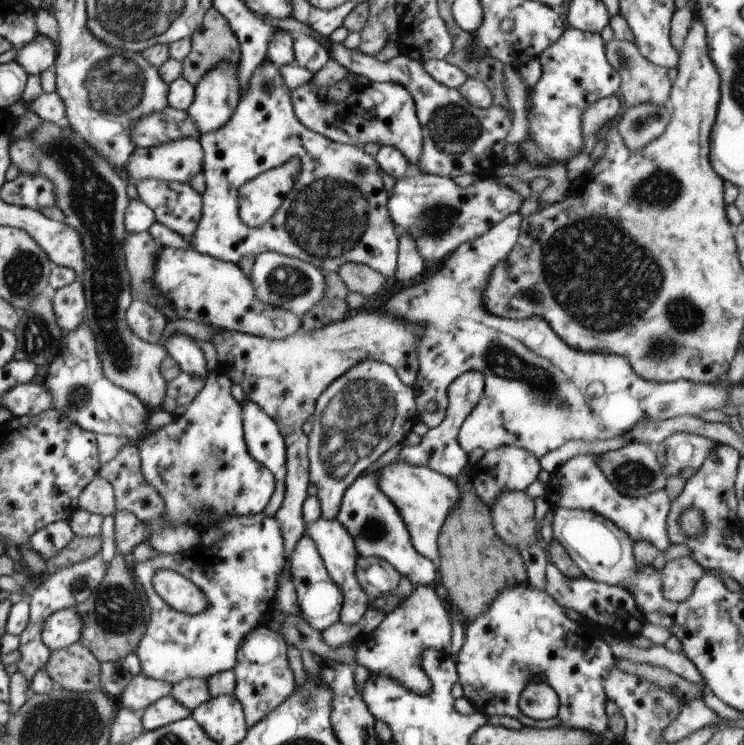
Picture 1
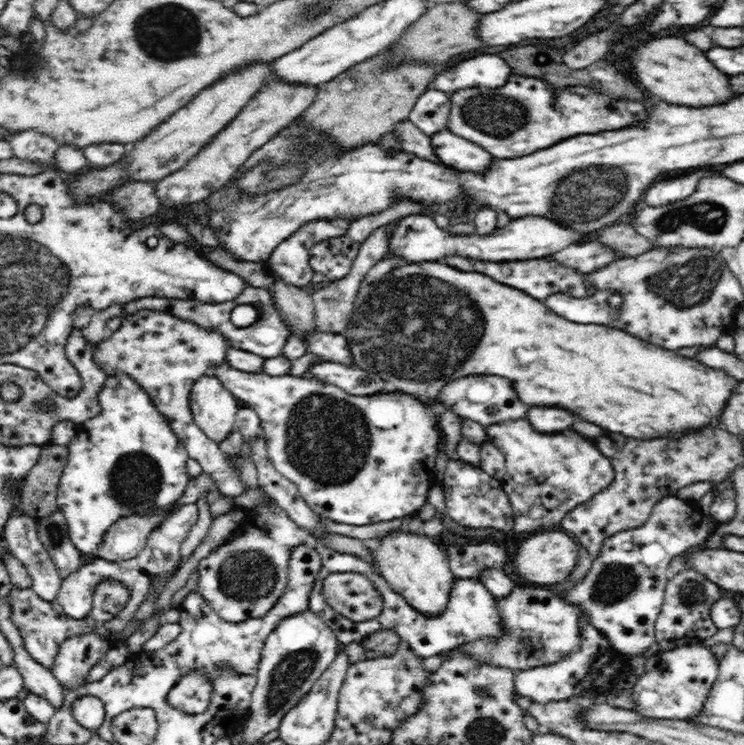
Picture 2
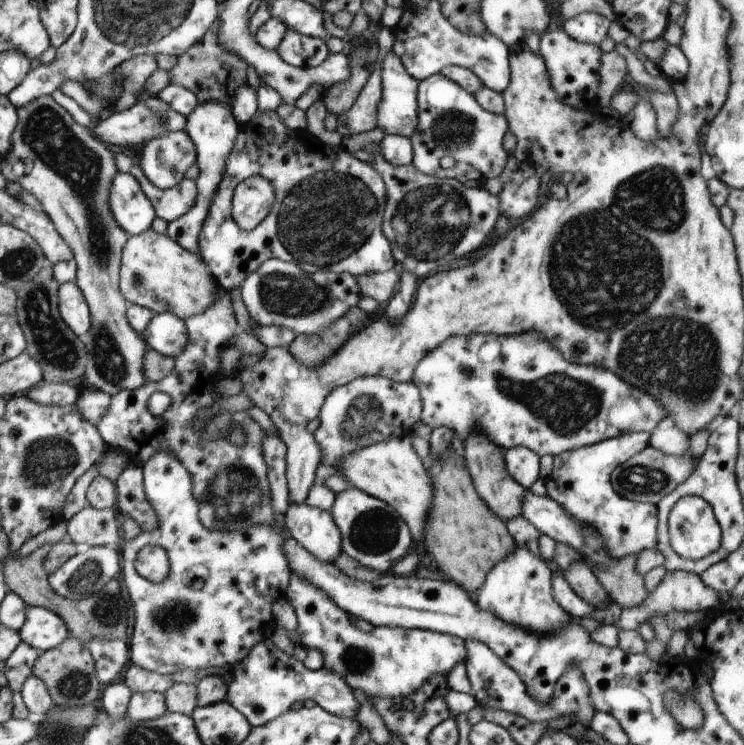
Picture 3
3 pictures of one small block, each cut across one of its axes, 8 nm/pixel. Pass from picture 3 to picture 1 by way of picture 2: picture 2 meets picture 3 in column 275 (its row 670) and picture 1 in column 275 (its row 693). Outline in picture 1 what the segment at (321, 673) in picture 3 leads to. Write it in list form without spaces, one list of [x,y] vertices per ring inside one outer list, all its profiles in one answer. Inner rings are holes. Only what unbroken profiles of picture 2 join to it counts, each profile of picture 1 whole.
[[[259,626],[251,630],[251,634],[247,634],[245,640],[239,644],[237,664],[233,668],[233,674],[235,674],[233,696],[239,700],[243,708],[247,728],[261,722],[267,714],[271,714],[295,692],[293,674],[289,670],[285,650],[287,650],[287,644],[283,636],[277,630],[269,630],[267,626]]]

